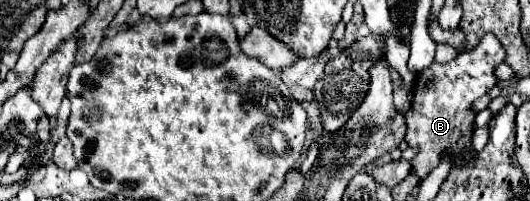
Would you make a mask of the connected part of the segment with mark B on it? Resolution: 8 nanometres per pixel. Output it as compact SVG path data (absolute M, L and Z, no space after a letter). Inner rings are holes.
M485 35L475 49L463 51L449 63L433 63L423 77L417 77L417 87L413 87L413 105L405 113L407 135L405 141L411 147L419 147L419 155L411 161L411 171L421 179L439 163L439 157L449 151L453 165L465 165L475 155L471 153L471 135L473 135L473 119L471 103L485 95L495 85L493 67L497 67L505 59L503 47L497 43L493 35Z

